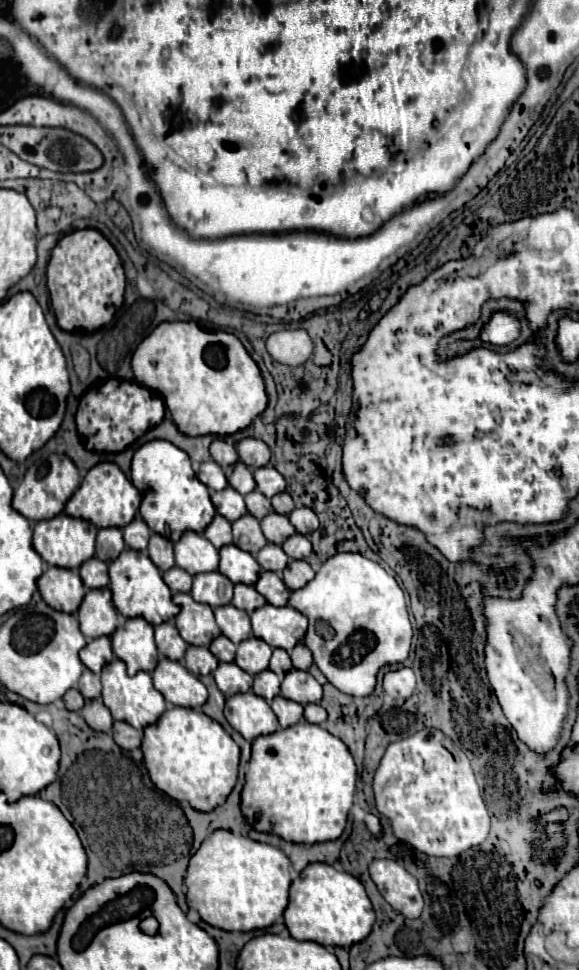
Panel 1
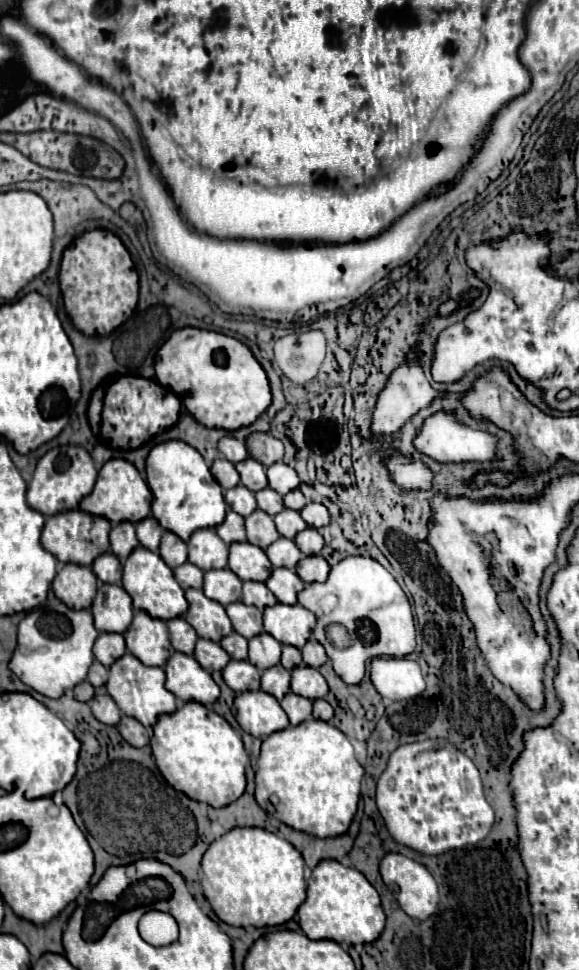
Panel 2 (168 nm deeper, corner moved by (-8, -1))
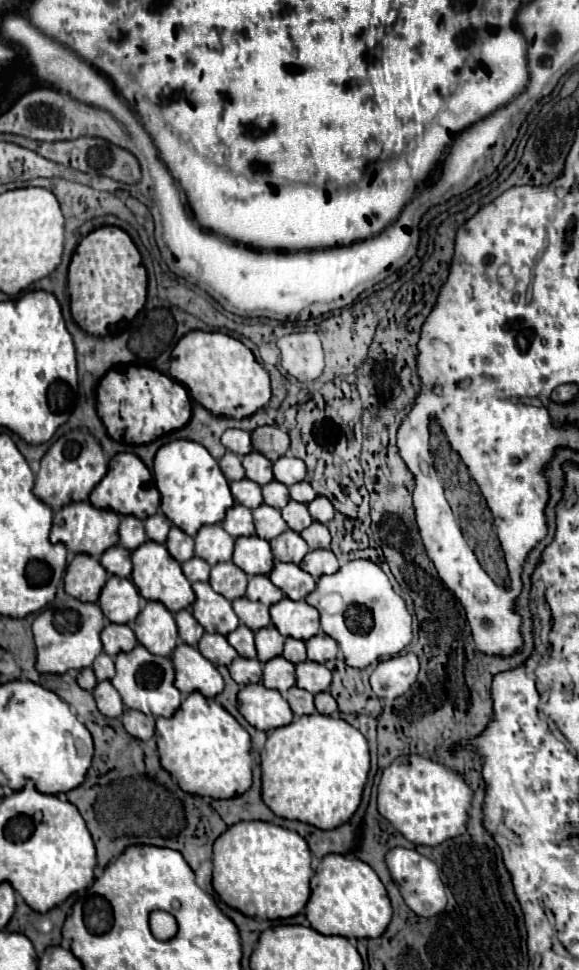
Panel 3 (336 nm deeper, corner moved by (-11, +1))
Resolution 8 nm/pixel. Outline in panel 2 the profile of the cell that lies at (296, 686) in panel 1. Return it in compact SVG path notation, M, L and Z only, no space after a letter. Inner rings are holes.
M300 665L292 671L292 691L306 699L322 699L328 693L328 683L314 667Z

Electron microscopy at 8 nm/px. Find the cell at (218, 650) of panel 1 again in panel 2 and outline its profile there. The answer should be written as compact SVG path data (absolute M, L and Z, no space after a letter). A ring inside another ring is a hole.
M236 631L228 637L224 637L220 641L220 645L226 649L226 653L232 659L248 659L248 641L242 635L238 635Z

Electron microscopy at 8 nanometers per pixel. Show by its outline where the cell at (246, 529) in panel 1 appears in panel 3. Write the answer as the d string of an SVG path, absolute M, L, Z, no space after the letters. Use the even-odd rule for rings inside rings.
M259 505L255 511L253 511L253 523L255 523L255 531L257 531L257 537L263 537L263 539L273 539L277 535L281 535L285 529L287 529L287 523L283 521L281 517L281 511L275 509L275 507L269 507L269 505Z

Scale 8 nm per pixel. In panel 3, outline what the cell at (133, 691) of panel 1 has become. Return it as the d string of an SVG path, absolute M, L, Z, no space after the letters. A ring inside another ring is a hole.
M137 645L129 653L115 655L115 667L117 667L117 675L111 679L111 683L119 691L125 707L137 709L153 717L171 717L179 709L181 693L173 685L175 671L173 671L171 659L153 655L143 645Z

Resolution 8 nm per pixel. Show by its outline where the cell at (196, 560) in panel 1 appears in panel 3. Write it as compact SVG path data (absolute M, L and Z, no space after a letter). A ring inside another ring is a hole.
M203 525L195 535L195 555L209 565L231 561L233 537L221 525Z

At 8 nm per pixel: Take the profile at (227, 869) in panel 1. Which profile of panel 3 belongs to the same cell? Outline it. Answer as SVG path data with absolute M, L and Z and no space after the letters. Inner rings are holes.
M241 821L229 827L217 841L213 849L213 889L217 891L219 899L229 907L241 911L247 917L259 919L287 919L295 917L307 903L311 889L309 879L313 877L311 871L311 853L307 841L297 835L295 831L283 829L273 823L265 821Z

